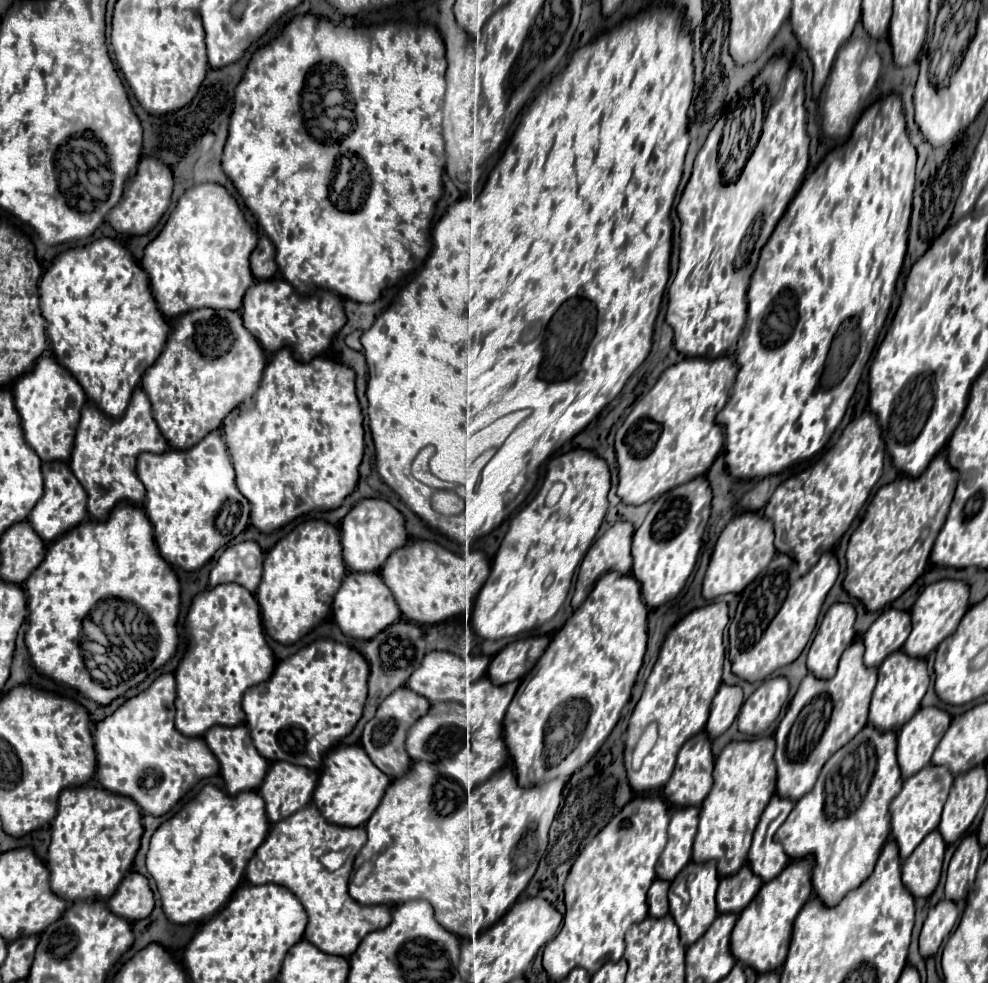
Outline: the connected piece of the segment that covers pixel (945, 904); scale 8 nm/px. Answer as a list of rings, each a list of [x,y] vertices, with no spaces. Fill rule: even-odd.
[[[950,900],[938,902],[938,906],[928,912],[928,918],[926,918],[926,922],[922,926],[922,934],[920,934],[920,954],[922,954],[922,958],[930,958],[938,952],[942,942],[954,930],[958,916],[960,916],[958,906]]]

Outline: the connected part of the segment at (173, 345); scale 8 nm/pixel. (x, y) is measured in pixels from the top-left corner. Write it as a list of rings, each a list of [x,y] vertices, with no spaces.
[[[192,310],[174,320],[166,348],[142,378],[154,420],[170,448],[188,450],[206,434],[218,430],[222,420],[250,402],[260,386],[266,354],[244,328],[240,312]]]

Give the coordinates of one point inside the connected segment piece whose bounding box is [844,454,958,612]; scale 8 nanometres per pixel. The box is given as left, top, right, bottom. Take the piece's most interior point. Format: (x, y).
(889, 552)

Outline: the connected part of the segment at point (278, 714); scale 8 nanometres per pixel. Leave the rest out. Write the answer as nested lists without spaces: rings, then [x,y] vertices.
[[[316,640],[282,660],[272,678],[244,694],[242,710],[254,748],[270,762],[284,760],[318,770],[328,750],[346,738],[362,716],[368,696],[368,662],[362,654],[334,640]]]

